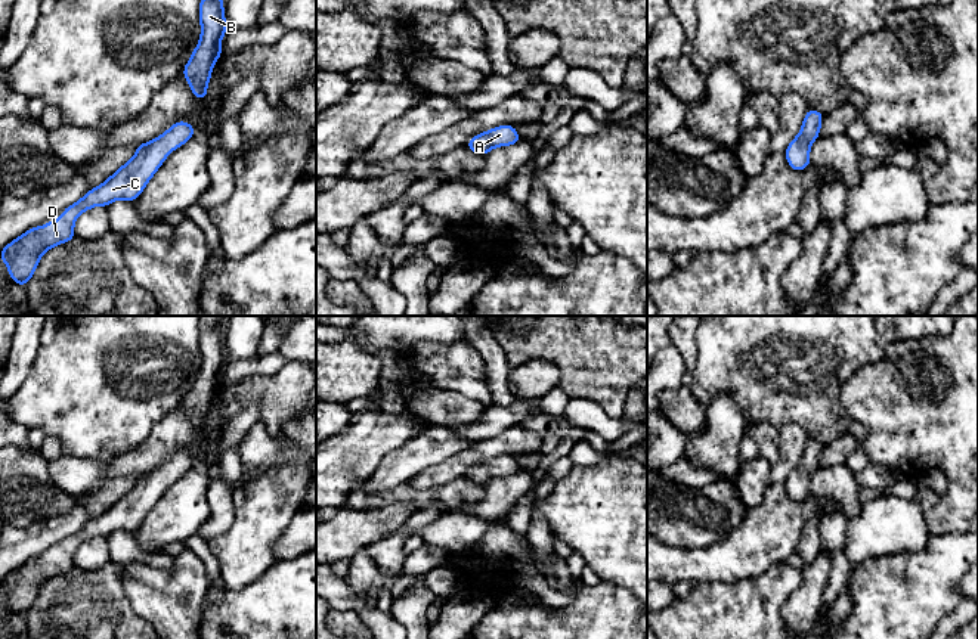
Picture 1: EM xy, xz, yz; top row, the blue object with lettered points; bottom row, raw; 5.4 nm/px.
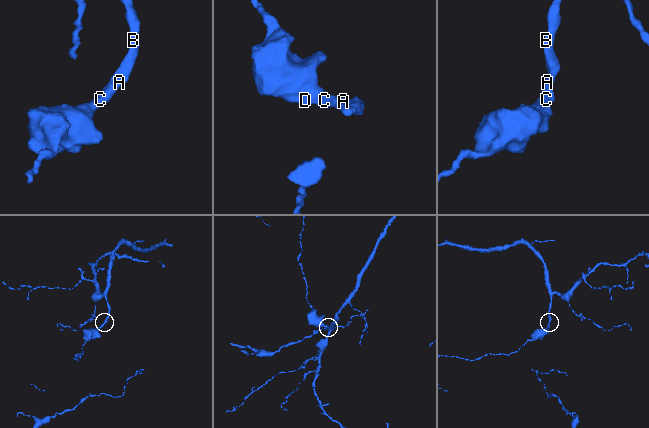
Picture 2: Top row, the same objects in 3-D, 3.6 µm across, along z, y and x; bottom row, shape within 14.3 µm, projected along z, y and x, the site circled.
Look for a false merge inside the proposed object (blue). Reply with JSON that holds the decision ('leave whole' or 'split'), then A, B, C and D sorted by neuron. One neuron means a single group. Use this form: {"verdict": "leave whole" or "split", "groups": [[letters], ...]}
{"verdict": "leave whole", "groups": [["A", "B", "C", "D"]]}

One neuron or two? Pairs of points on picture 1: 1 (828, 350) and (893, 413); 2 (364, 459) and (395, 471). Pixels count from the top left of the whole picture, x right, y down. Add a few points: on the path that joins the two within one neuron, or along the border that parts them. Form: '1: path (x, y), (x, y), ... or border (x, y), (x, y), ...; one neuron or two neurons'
1: border (884, 357), (851, 375), (841, 390), (841, 406); two neurons
2: border (407, 443), (389, 452), (377, 470), (364, 481); two neurons

